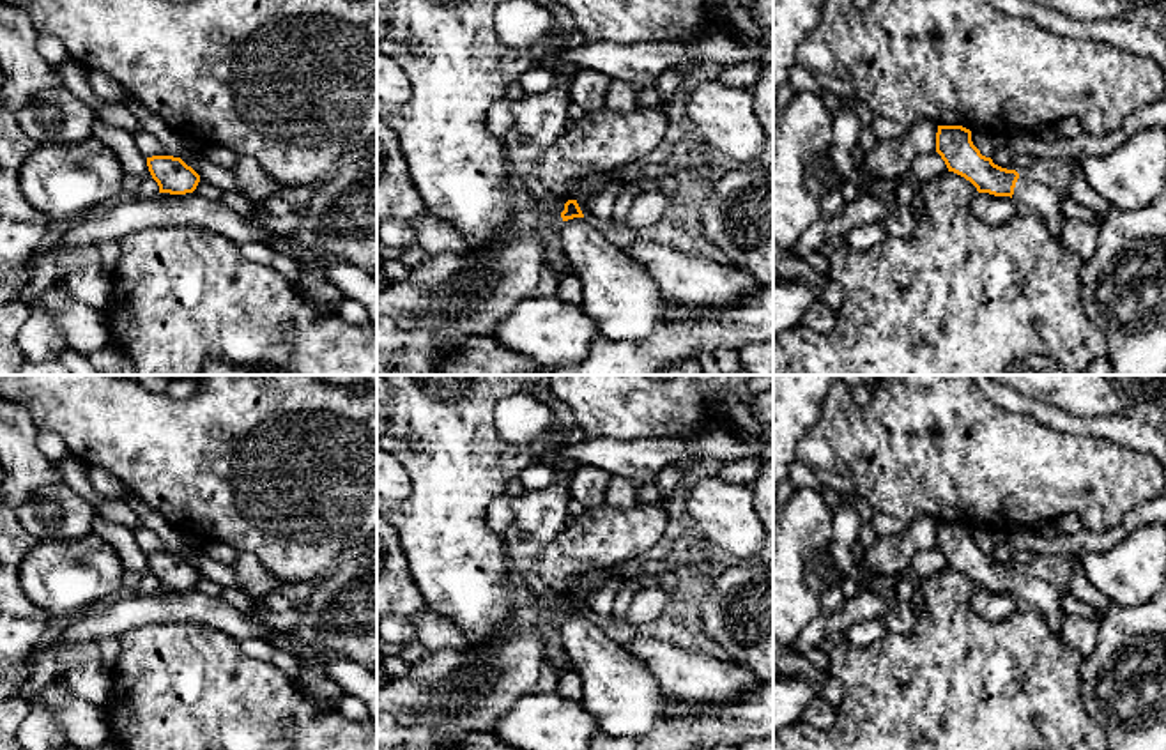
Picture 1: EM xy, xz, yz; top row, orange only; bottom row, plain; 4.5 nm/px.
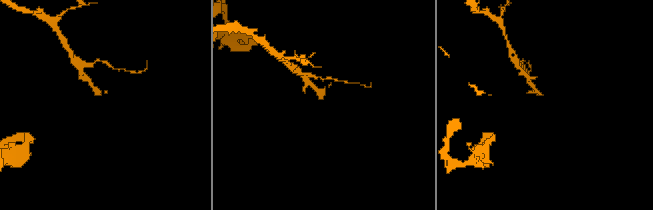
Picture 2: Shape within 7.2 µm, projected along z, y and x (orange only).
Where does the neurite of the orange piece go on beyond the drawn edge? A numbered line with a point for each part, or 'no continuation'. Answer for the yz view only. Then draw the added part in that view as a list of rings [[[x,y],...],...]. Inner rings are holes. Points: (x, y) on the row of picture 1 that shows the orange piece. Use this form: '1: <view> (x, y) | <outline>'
1: yz (1046, 202) | [[[1019,177],[1014,188],[1012,198],[1016,202],[1024,203],[1030,210],[1037,212],[1049,233],[1055,239],[1060,239],[1063,212],[1062,212],[1062,200],[1065,195],[1026,177]]]

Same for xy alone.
no continuation

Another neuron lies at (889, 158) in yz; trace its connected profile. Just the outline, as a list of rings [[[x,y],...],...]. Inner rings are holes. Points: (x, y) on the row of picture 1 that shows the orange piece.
[[[922,119],[894,140],[876,140],[865,152],[862,168],[874,179],[892,179],[909,173],[917,156],[936,150],[938,126]]]

